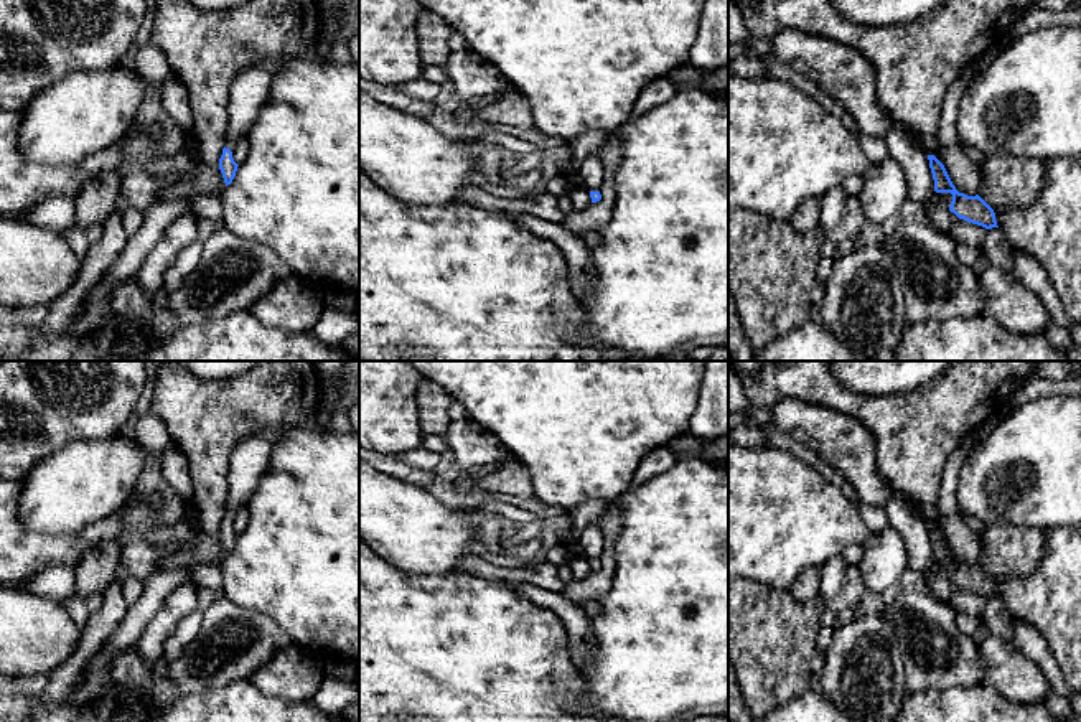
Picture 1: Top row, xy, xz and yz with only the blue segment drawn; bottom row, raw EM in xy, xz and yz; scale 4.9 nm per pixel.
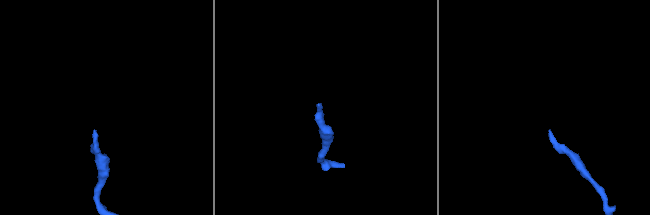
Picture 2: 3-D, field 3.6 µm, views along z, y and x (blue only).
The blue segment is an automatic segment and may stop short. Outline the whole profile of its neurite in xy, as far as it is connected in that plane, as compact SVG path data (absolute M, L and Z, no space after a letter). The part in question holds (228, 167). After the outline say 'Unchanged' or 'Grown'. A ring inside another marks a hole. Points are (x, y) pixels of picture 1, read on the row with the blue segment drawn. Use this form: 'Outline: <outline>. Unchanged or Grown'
Outline: M222 148L222 155L219 158L219 170L222 173L226 186L232 183L236 171L237 171L237 163L232 158L232 152L229 148Z. Unchanged

